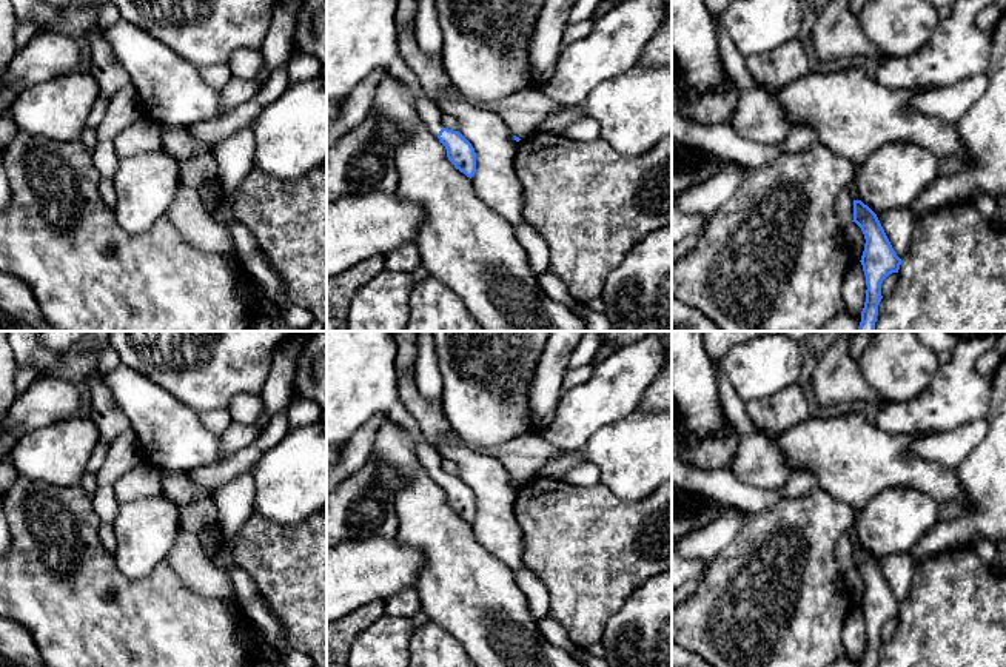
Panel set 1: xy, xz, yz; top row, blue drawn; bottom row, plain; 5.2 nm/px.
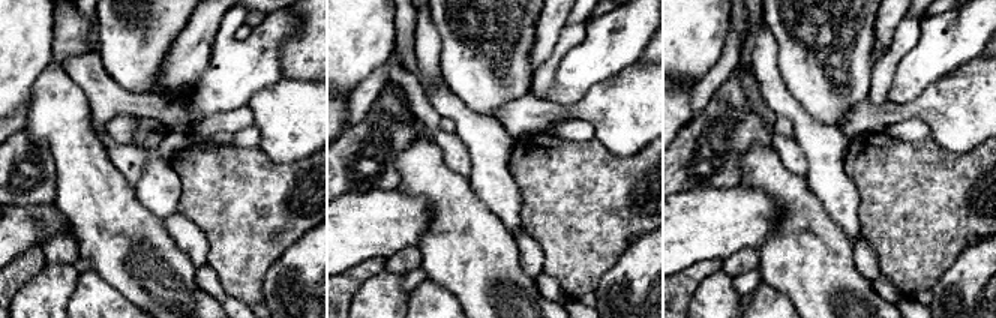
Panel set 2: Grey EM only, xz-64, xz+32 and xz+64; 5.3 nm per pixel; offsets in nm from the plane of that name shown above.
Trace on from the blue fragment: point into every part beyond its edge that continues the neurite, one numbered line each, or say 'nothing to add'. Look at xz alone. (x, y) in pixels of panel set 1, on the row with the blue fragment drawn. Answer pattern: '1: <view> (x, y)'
1: xz (361, 34)

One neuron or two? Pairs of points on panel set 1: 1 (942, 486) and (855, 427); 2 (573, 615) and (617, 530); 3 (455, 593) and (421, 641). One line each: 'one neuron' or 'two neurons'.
1: one neuron
2: one neuron
3: two neurons

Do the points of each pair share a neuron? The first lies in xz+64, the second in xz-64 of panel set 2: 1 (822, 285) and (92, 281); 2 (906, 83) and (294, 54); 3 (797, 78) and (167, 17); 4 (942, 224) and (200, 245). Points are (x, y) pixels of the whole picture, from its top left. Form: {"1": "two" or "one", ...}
{"1": "two", "2": "two", "3": "one", "4": "two"}

